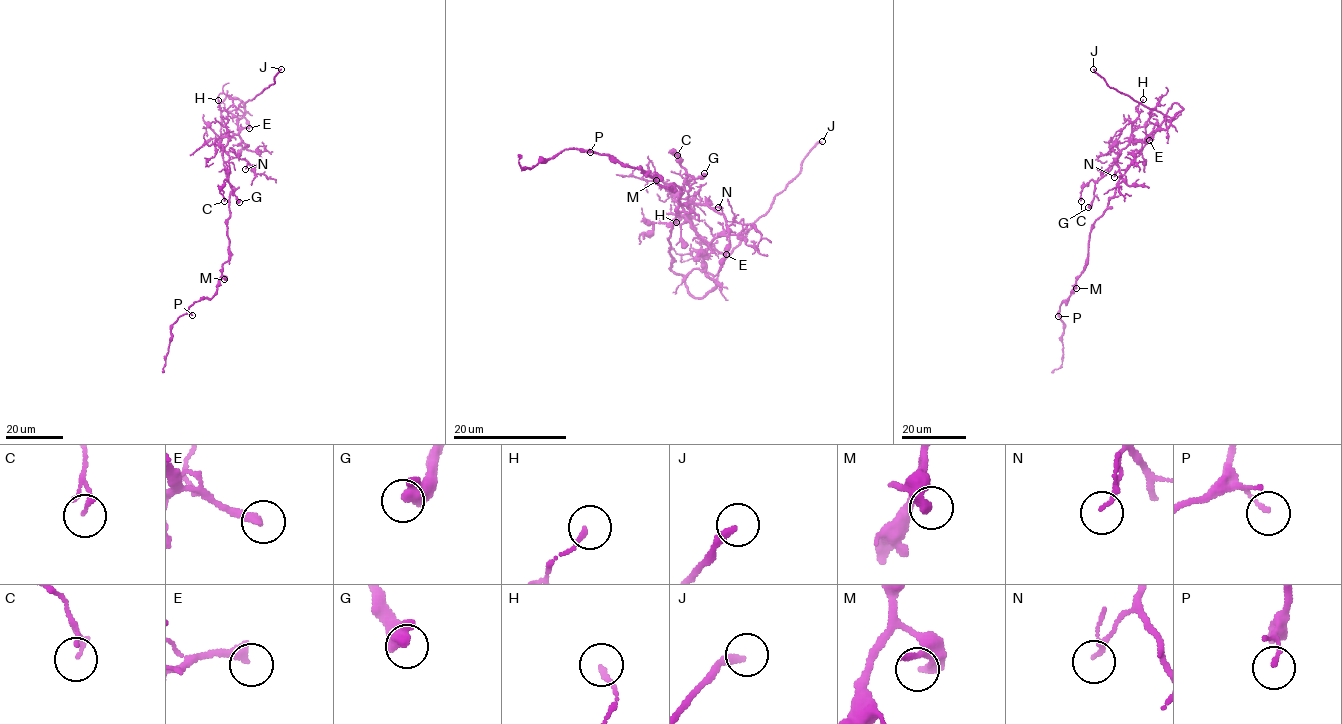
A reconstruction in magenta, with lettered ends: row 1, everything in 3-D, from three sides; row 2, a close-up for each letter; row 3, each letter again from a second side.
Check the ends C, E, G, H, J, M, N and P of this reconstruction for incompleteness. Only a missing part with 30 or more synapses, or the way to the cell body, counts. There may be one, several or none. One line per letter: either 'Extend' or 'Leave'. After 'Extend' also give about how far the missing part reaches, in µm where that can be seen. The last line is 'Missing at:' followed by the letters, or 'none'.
C: Leave
E: Extend. Missing length about 35 µm
G: Leave
H: Leave
J: Extend. Missing length about 35 µm
M: Leave
N: Leave
P: Leave
Missing at: E, J

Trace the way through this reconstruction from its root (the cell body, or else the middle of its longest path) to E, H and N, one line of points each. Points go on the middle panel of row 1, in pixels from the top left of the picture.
E: (675, 218), (667, 238), (670, 267), (692, 296), (702, 297), (716, 284), (703, 254), (726, 254)
H: (675, 218), (670, 267), (702, 297), (716, 284), (707, 245), (691, 215), (676, 222)
N: (675, 218), (670, 267), (702, 297), (716, 284), (706, 273), (707, 245), (681, 206), (718, 207)

